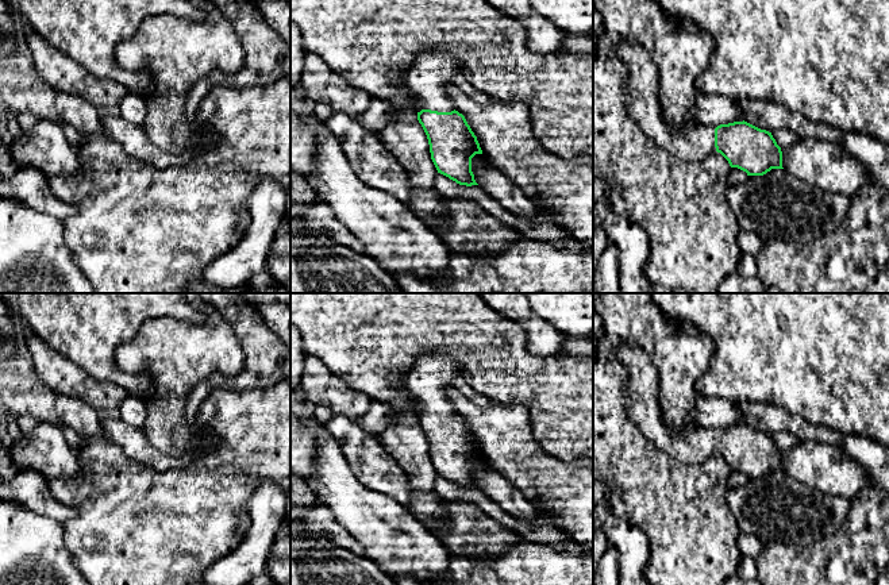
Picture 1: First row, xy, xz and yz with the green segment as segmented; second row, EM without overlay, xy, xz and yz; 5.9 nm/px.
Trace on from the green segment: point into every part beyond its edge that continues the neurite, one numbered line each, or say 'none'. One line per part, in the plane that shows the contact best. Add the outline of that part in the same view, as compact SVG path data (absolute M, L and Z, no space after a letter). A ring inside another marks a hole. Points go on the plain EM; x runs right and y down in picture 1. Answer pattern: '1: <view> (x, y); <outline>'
1: xz (433, 373); M427 353L419 357L407 374L405 388L413 396L422 412L438 415L454 413L447 390L457 389L472 403L489 407L493 400L477 392L458 370L451 355L443 353Z

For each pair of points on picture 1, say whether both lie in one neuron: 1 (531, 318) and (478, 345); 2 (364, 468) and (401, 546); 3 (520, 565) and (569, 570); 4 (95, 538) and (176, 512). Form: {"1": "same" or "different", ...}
{"1": "different", "2": "different", "3": "same", "4": "same"}

